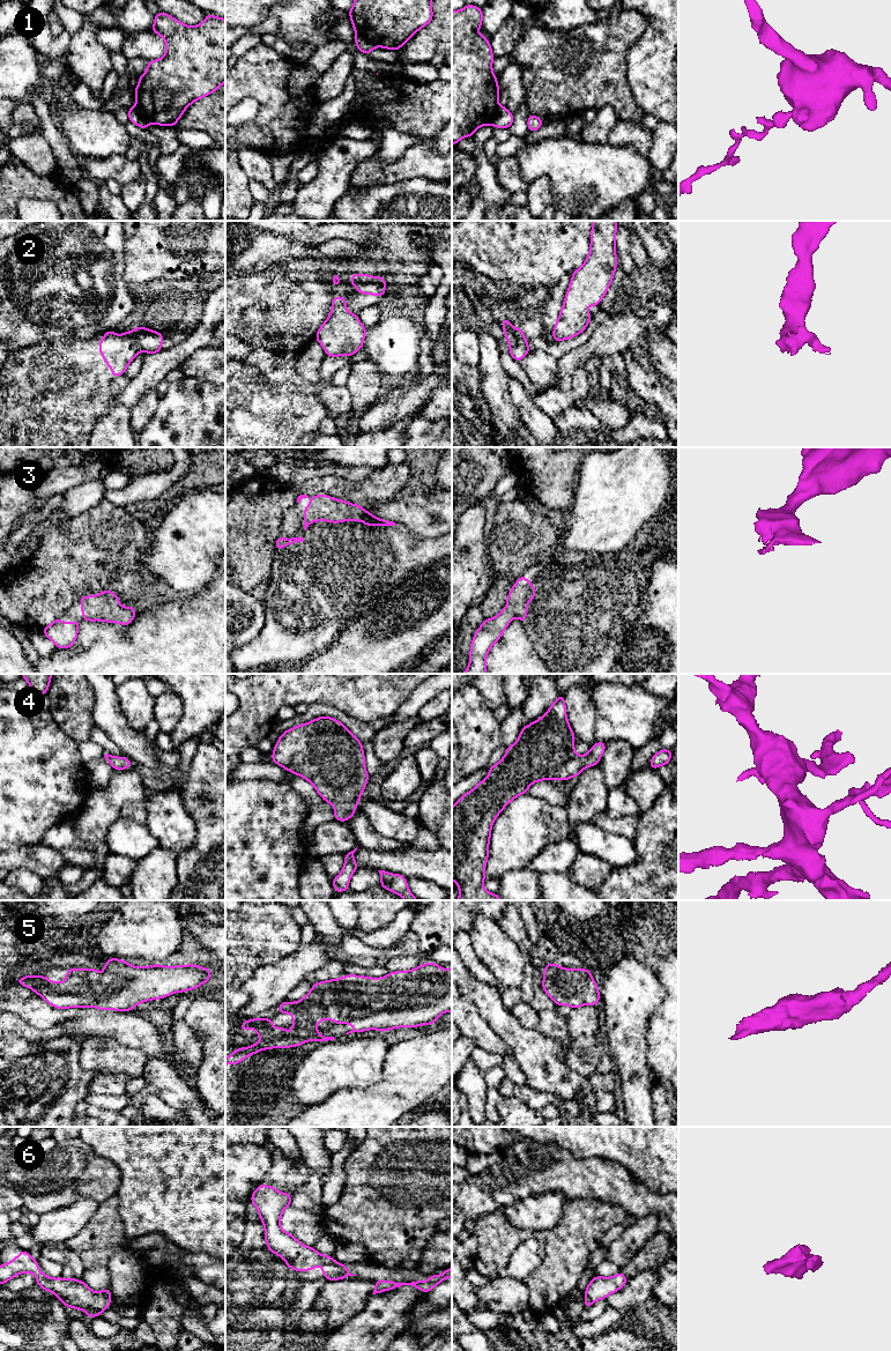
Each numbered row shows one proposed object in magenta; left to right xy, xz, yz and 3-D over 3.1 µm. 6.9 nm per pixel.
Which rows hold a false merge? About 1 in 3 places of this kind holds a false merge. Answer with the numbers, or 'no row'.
1, 2

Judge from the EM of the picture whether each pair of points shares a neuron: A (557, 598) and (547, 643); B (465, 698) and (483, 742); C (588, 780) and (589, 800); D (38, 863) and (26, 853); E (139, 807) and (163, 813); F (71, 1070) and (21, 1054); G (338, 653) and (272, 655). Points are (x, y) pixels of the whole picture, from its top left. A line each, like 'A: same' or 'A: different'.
A: same
B: same
C: same
D: same
E: different
F: same
G: different

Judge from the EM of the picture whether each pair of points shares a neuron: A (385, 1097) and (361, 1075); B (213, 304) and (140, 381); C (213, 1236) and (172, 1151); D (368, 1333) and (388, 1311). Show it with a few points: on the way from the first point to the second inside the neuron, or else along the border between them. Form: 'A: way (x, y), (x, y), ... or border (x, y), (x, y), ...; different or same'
A: border (384, 1060), (377, 1082), (344, 1088); different
B: way (206, 326), (184, 349), (162, 363); same
C: way (213, 1215), (213, 1205), (195, 1188), (193, 1172); same
D: way (373, 1327), (384, 1316); same

